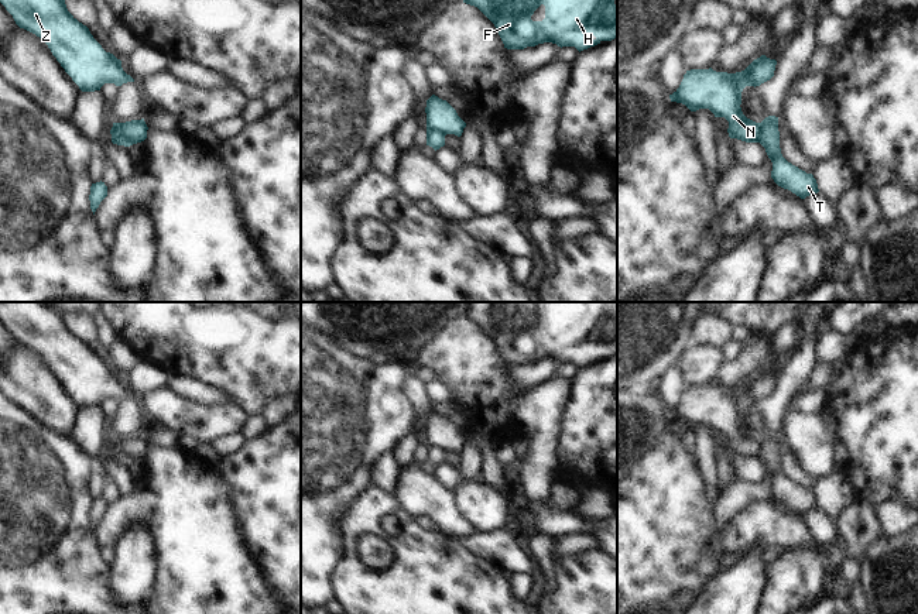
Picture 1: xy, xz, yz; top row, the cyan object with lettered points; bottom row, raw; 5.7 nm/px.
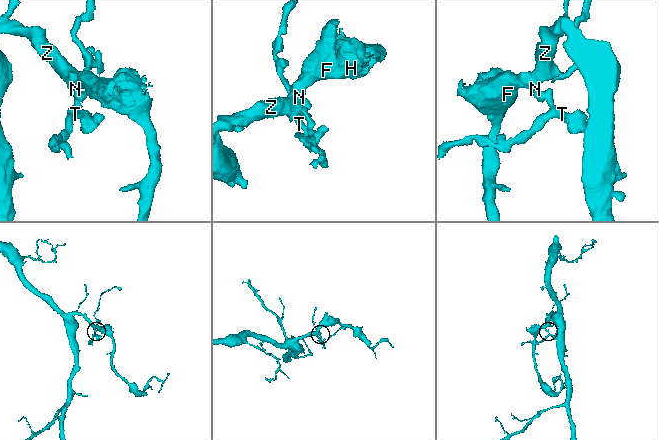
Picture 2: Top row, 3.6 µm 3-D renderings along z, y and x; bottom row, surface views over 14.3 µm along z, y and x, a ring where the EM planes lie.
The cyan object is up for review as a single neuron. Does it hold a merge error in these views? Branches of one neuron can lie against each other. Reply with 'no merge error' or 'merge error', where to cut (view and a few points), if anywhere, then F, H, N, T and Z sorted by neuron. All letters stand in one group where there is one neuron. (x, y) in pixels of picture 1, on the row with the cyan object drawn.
merge error; cut in xy along (119, 123), (117, 137), (122, 144); F H N Z / T

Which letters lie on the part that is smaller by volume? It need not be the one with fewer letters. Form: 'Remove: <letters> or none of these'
Remove: T

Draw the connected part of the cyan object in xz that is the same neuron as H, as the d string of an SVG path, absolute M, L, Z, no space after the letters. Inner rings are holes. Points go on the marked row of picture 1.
M463 0L463 3L477 7L496 27L504 48L524 49L544 42L558 47L575 47L579 52L617 38L617 6L614 0ZM541 6L545 6L545 18L532 21L531 16Z

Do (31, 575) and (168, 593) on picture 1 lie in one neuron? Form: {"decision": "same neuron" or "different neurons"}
{"decision": "different neurons"}

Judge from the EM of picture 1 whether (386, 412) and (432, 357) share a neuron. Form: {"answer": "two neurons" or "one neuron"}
{"answer": "two neurons"}

